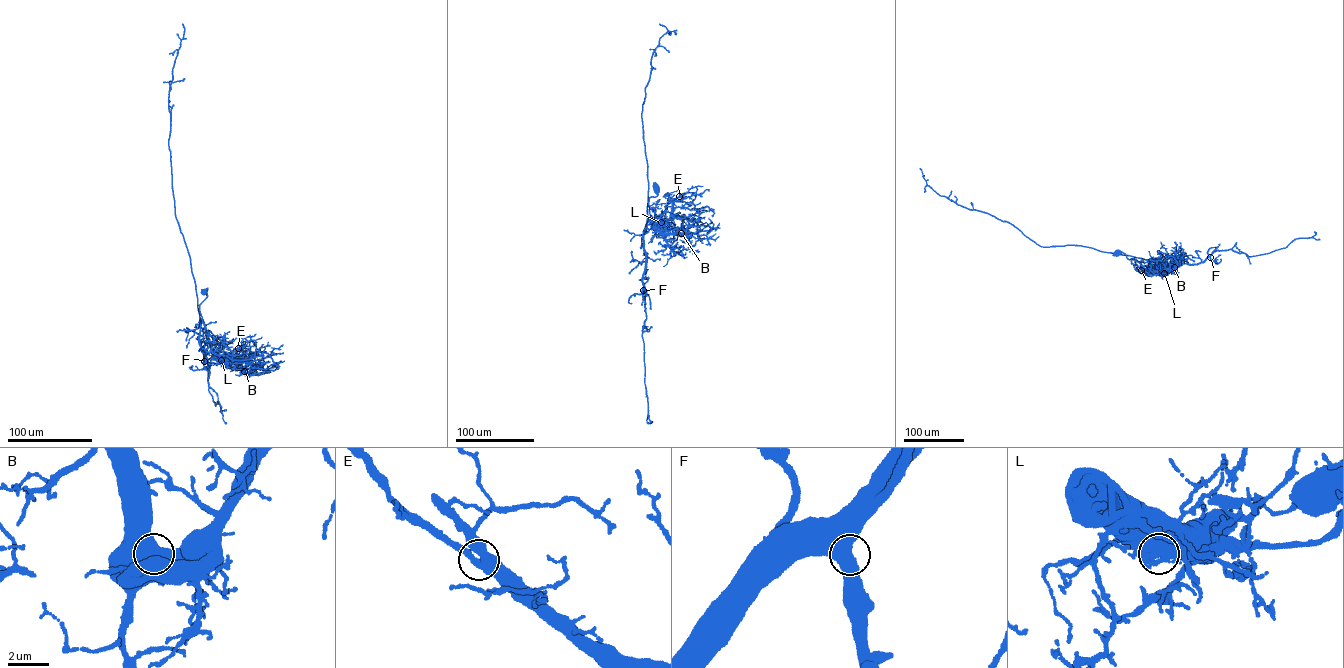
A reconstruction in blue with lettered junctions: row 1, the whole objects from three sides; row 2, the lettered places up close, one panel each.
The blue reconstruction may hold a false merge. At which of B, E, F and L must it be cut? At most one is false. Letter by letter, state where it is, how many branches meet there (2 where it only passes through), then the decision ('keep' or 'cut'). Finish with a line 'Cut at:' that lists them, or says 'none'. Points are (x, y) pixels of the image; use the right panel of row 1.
B: place (1174, 267); branches 1; keep
E: place (1141, 270); branches 3; keep
F: place (1210, 257); branches 2; keep
L: place (1164, 273); branches 1; cut
Cut at: L

